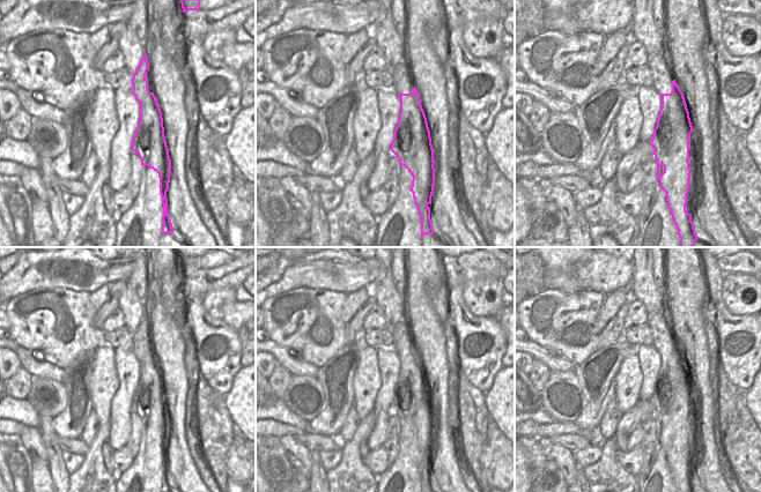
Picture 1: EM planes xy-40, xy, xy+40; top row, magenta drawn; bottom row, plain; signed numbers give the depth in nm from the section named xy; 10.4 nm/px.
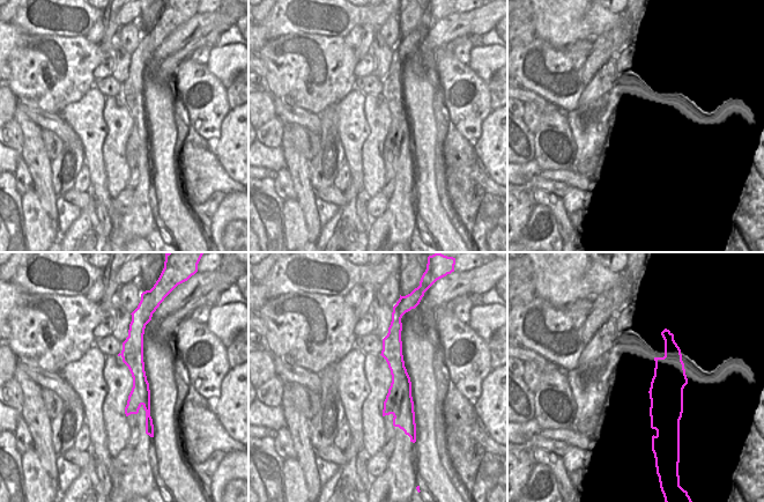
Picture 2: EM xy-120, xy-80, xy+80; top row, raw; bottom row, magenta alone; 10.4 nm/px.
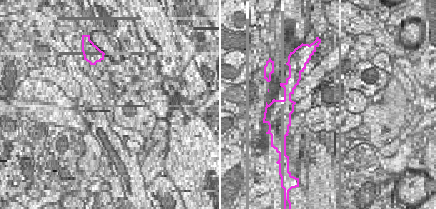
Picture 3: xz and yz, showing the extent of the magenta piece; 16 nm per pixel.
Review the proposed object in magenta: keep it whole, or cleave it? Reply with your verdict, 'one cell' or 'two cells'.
two cells

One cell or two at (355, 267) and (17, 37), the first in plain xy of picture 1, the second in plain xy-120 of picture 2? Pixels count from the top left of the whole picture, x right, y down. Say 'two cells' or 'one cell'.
two cells

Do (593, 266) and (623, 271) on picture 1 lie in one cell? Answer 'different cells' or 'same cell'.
same cell

